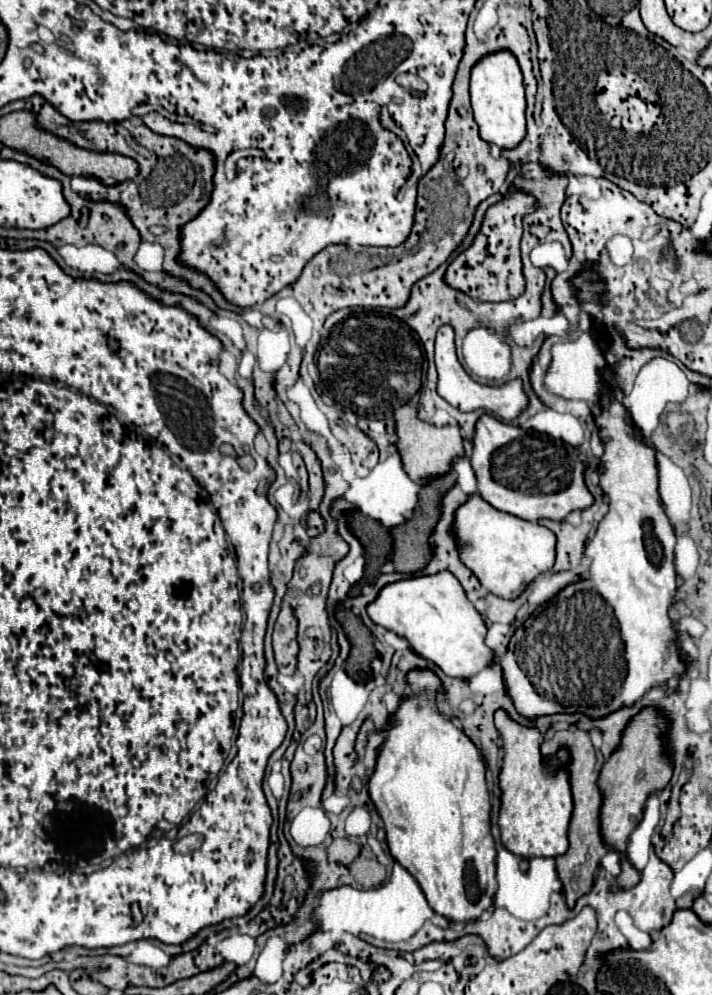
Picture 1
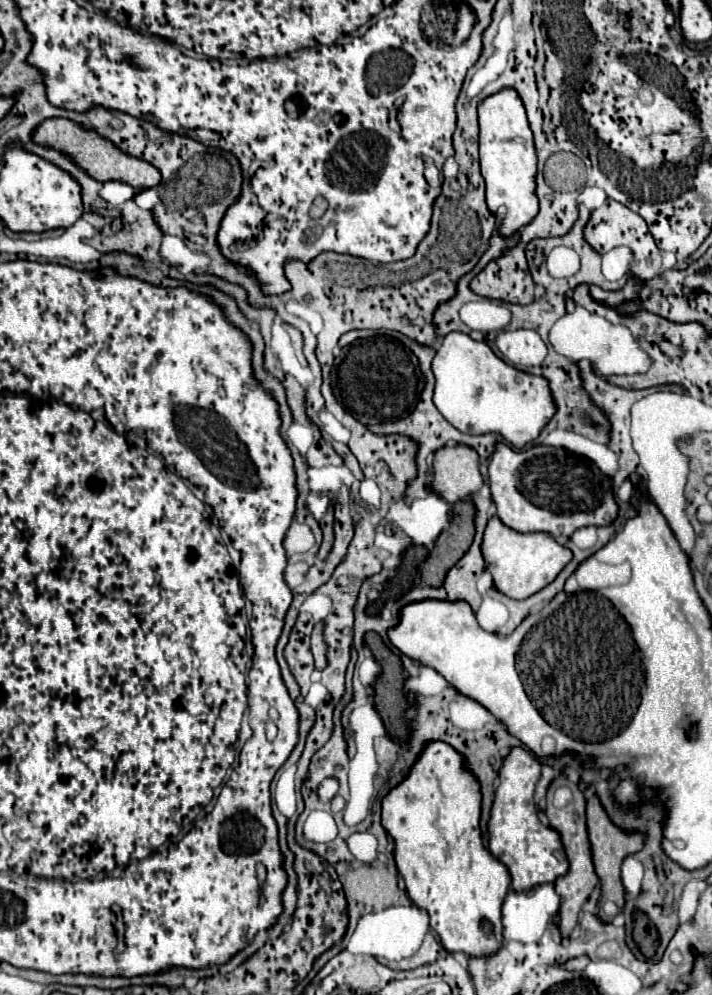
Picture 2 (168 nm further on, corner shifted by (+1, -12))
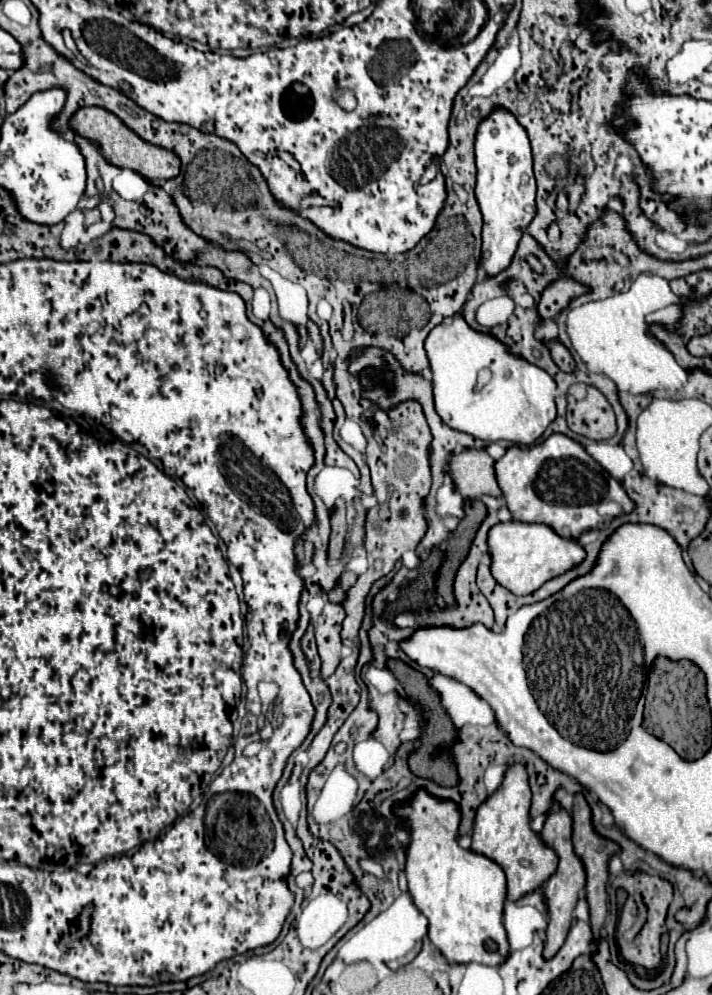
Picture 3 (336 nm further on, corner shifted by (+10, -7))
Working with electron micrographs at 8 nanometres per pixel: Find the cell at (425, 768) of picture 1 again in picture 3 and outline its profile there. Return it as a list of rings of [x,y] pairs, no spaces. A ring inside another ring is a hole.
[[[420,789],[412,801],[398,805],[396,813],[402,815],[404,825],[410,829],[412,843],[408,847],[406,859],[406,879],[408,879],[408,893],[412,895],[416,907],[424,913],[430,921],[428,937],[430,941],[442,951],[442,955],[452,965],[466,965],[466,963],[482,963],[498,967],[510,955],[508,937],[502,925],[504,915],[504,901],[506,901],[506,877],[504,871],[484,855],[472,853],[458,845],[458,825],[460,825],[460,811],[452,801],[440,801]]]

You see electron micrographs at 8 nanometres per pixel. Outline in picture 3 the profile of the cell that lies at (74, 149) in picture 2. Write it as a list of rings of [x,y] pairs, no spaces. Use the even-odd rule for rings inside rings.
[[[82,107],[72,117],[70,125],[78,135],[96,141],[100,145],[100,151],[112,165],[134,169],[154,185],[180,175],[180,159],[176,159],[176,155],[172,155],[172,151],[164,151],[164,147],[144,143],[144,139],[140,139],[134,131],[128,131],[128,127],[124,127],[124,123],[120,123],[120,117],[112,115],[110,111],[104,111],[102,107]]]

